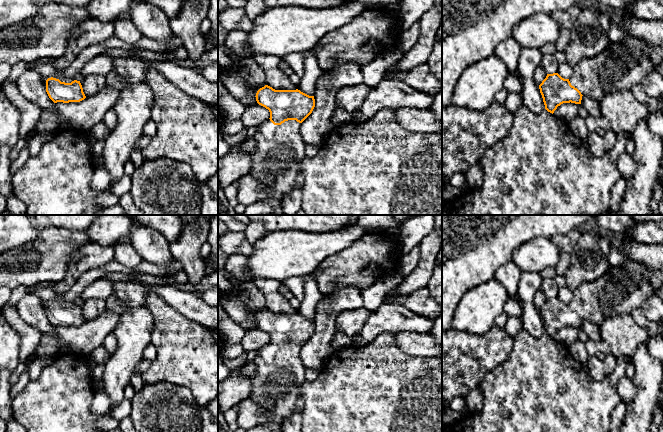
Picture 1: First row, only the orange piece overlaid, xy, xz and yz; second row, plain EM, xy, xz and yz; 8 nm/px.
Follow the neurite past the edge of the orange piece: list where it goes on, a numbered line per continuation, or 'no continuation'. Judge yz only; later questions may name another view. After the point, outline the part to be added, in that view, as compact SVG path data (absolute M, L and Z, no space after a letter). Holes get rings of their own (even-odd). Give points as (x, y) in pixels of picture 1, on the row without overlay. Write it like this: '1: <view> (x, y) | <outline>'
1: yz (620, 290) | M624 259L622 268L610 267L600 278L585 282L569 302L583 320L597 325L616 314L642 308L663 287L663 273Z

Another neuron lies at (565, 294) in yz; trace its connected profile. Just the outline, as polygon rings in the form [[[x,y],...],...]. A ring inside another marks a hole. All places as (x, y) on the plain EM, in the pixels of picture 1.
[[[560,287],[557,296],[562,302],[569,303],[573,298],[573,291],[568,287]]]

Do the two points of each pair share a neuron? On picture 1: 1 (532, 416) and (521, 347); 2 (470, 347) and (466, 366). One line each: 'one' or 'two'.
1: one
2: one

